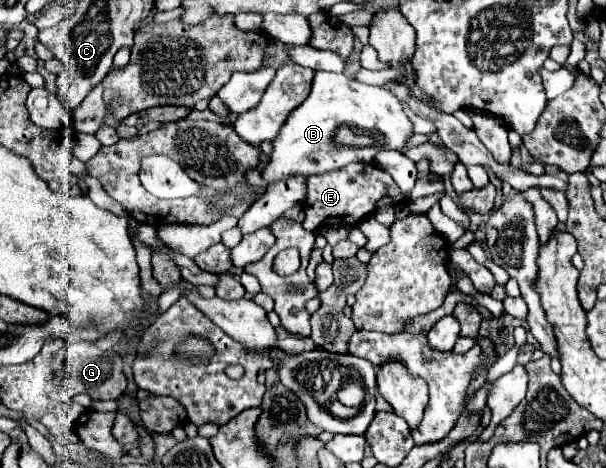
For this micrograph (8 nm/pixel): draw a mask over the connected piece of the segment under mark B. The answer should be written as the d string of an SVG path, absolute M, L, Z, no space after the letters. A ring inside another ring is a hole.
M316 71L308 99L290 113L288 121L280 129L280 135L274 139L274 153L262 175L266 183L274 183L278 179L288 179L294 173L318 175L332 169L340 169L342 165L354 161L370 163L376 151L382 149L402 151L402 147L408 143L412 135L414 135L412 121L404 113L402 103L386 87L364 85L342 73ZM340 127L366 133L372 139L372 145L362 147L360 141L358 143L334 141Z

